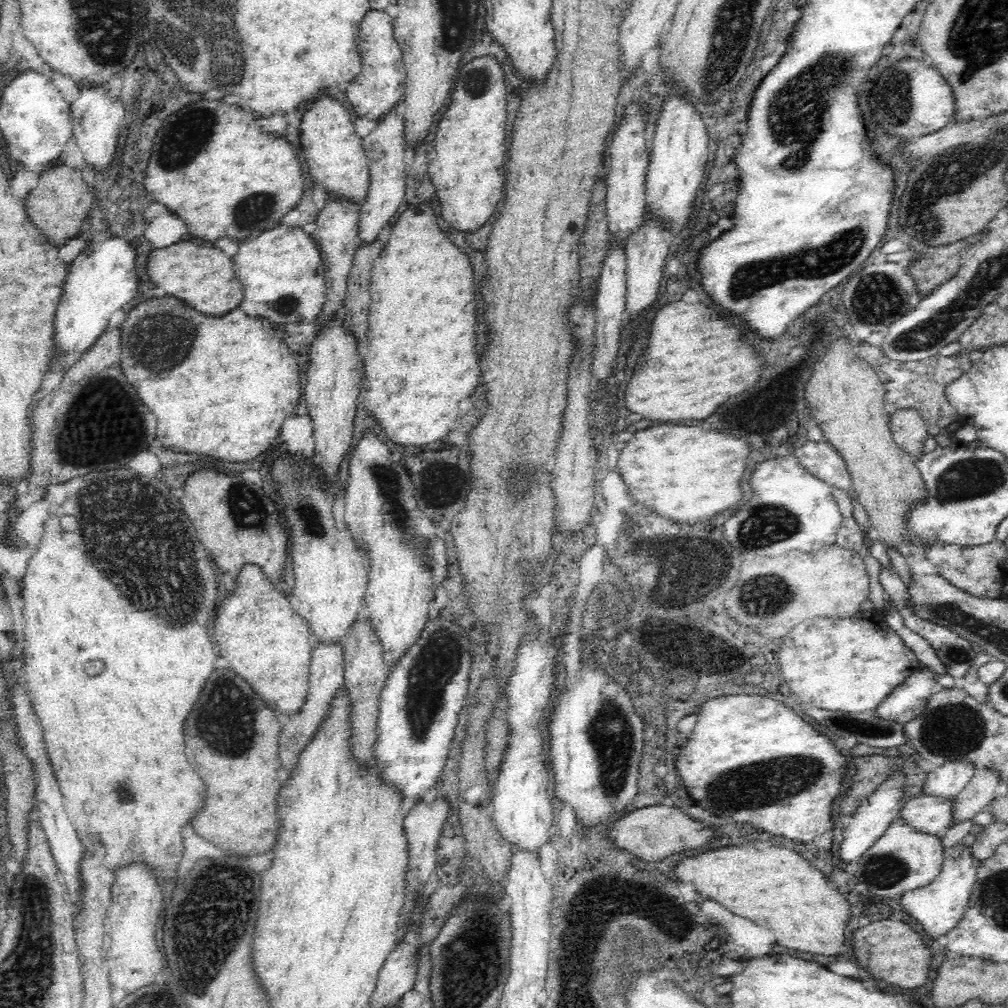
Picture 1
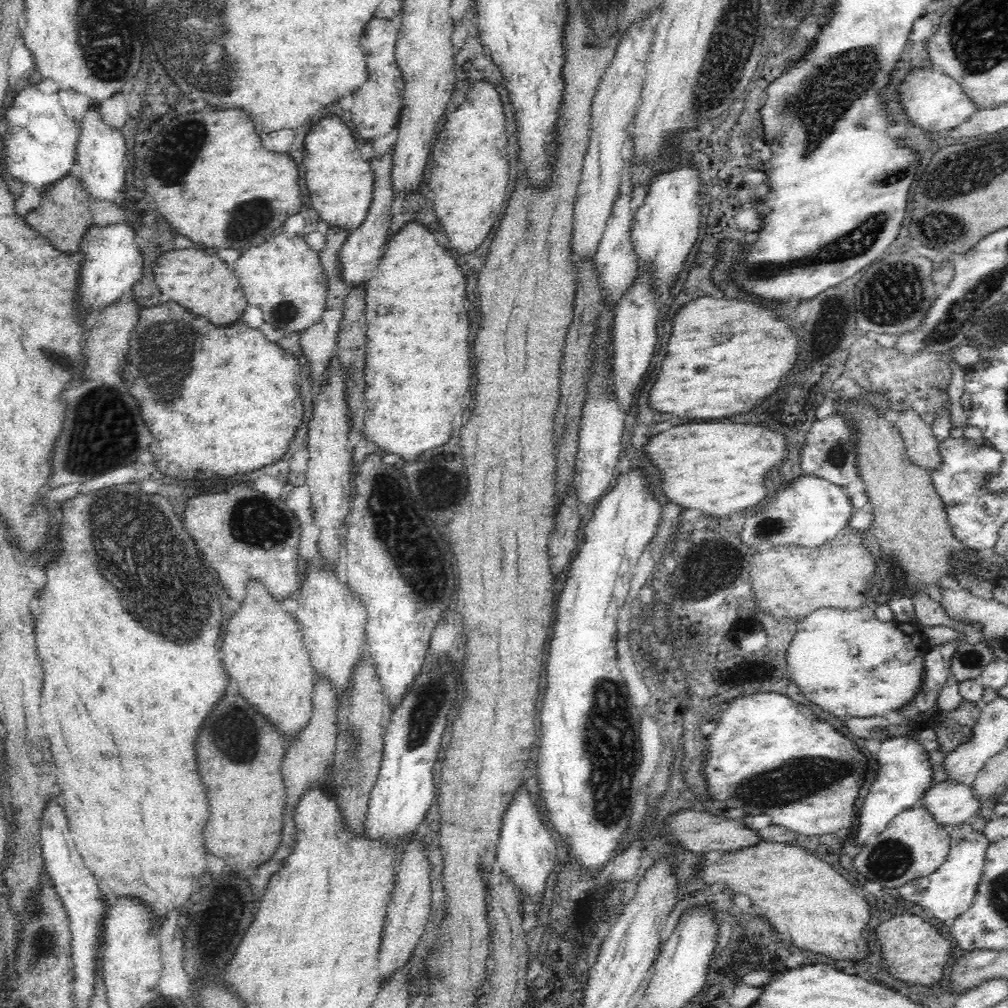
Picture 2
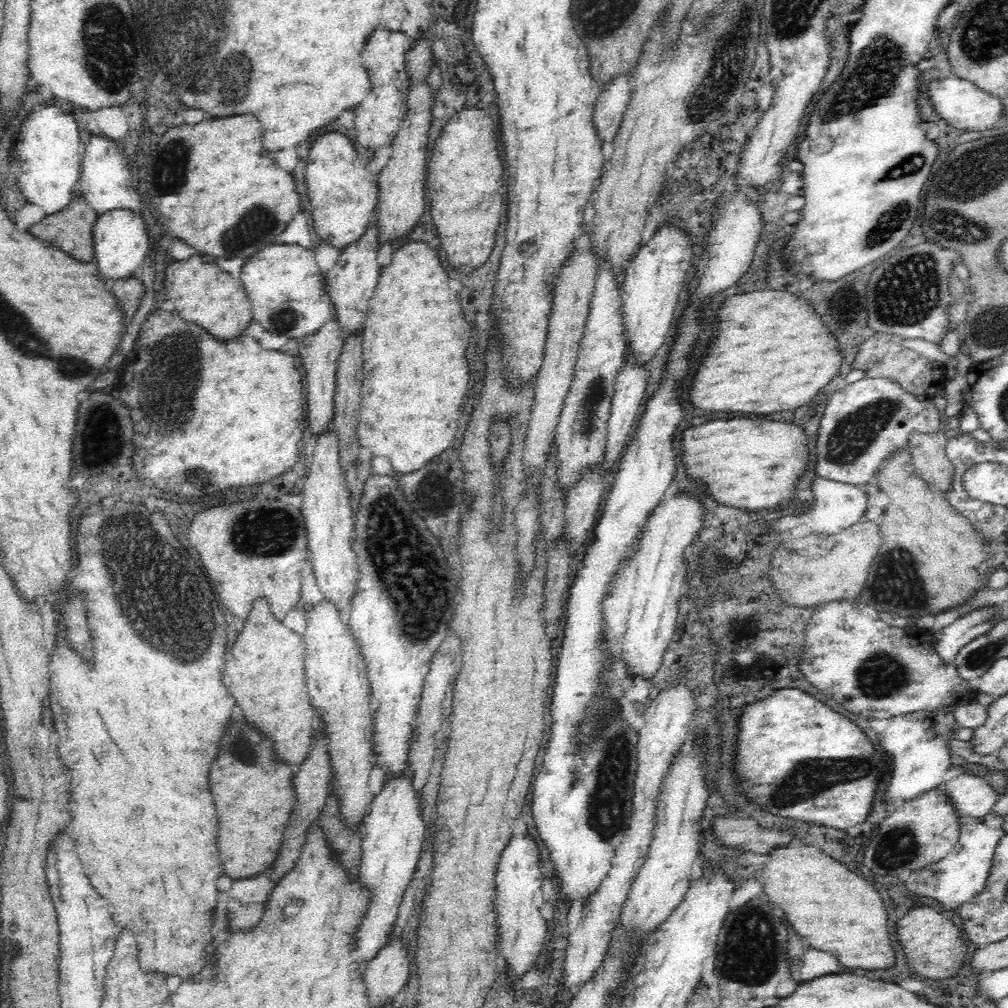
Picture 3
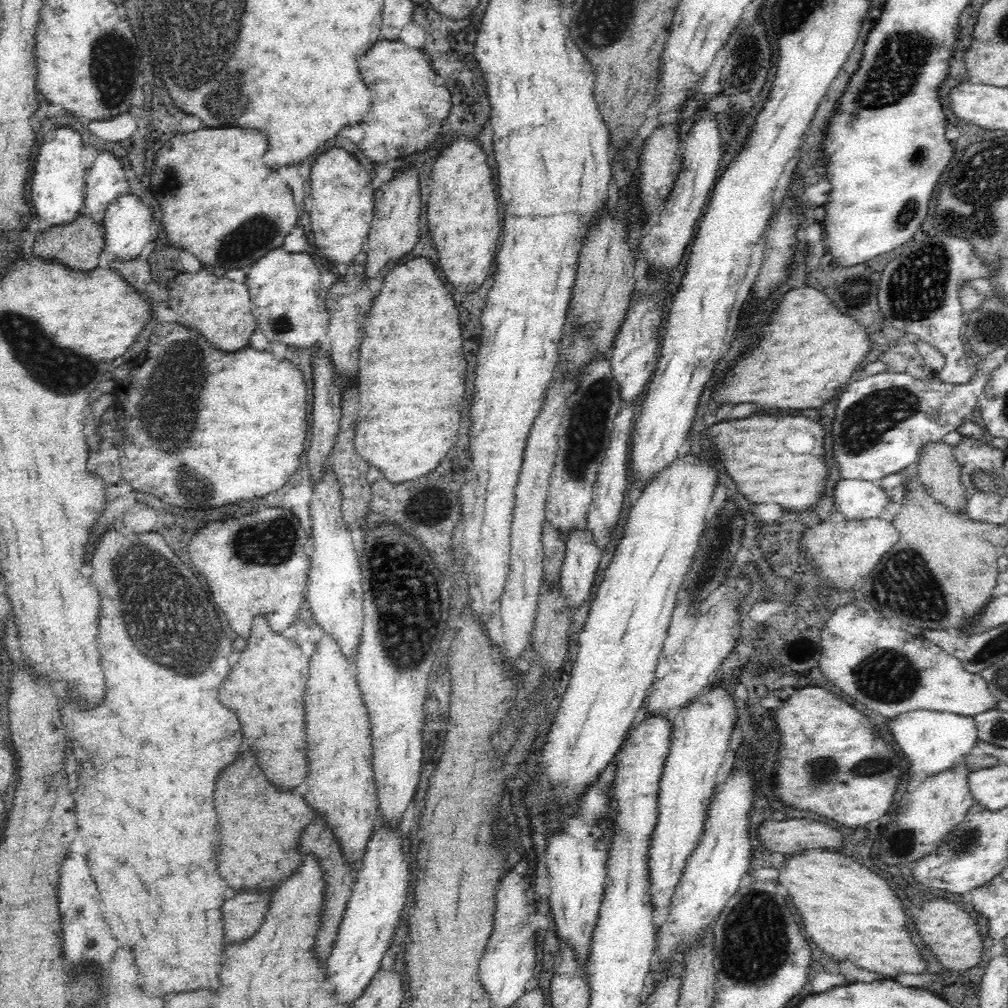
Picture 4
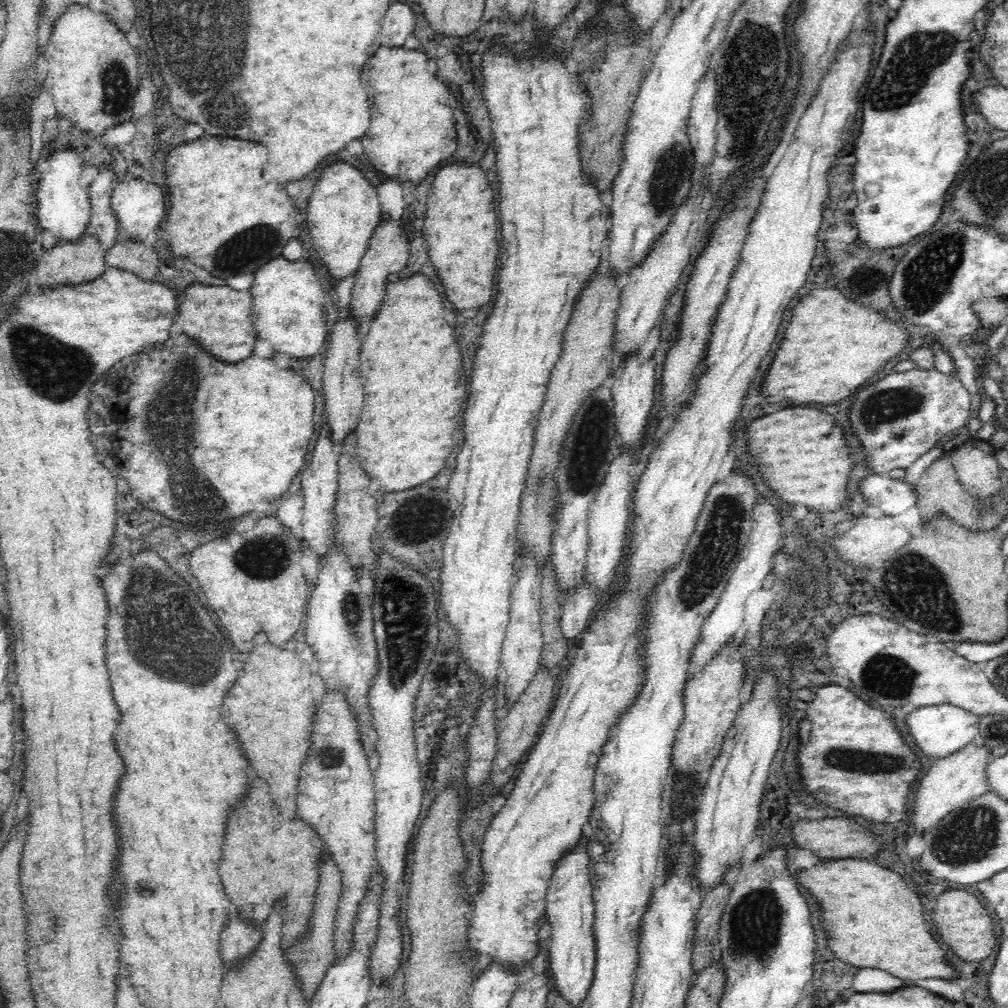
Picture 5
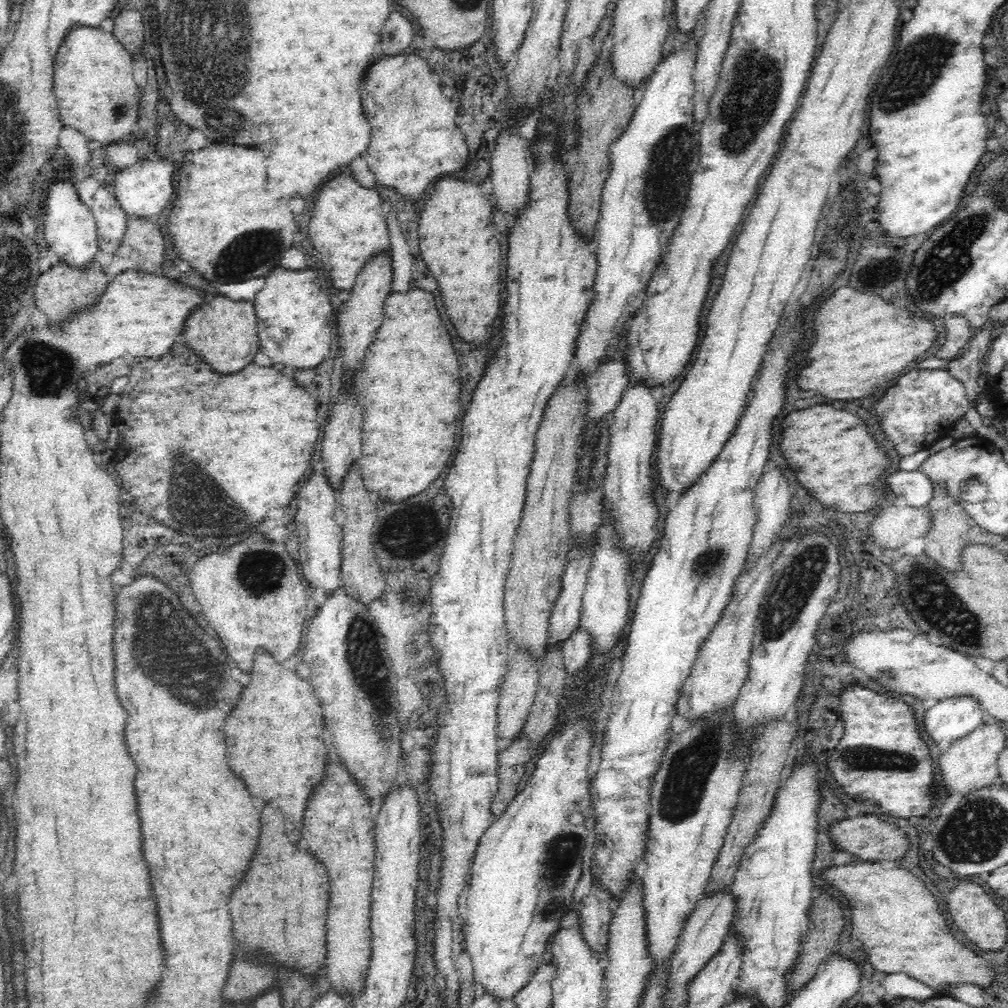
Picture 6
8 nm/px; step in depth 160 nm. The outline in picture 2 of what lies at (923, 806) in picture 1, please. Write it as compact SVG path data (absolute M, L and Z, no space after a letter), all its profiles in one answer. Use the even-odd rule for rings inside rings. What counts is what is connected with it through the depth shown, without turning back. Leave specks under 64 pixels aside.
M948 779L932 786L921 802L936 817L936 821L949 828L971 821L976 814L980 814L983 804L972 785L966 786L963 782Z

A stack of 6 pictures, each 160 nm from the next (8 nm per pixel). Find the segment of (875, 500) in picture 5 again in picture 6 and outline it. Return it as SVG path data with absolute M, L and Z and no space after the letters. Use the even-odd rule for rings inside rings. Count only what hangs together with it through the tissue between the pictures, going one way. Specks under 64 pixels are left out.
M896 471L888 478L888 489L894 492L899 502L926 506L934 498L934 482L930 475L916 471Z

